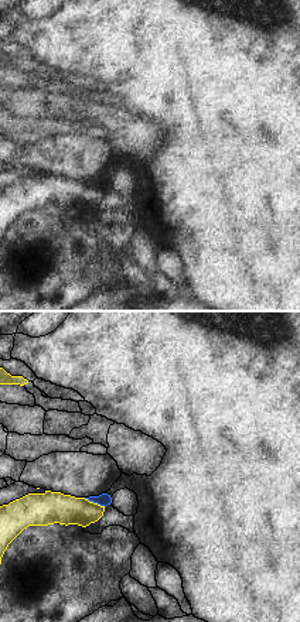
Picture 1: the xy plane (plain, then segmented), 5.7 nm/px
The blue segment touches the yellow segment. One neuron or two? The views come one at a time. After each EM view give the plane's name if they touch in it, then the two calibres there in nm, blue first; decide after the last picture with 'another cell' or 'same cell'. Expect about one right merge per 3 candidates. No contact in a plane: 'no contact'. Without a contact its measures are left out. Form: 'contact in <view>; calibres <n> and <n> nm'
contact in xy; calibres 70 and 180 nm

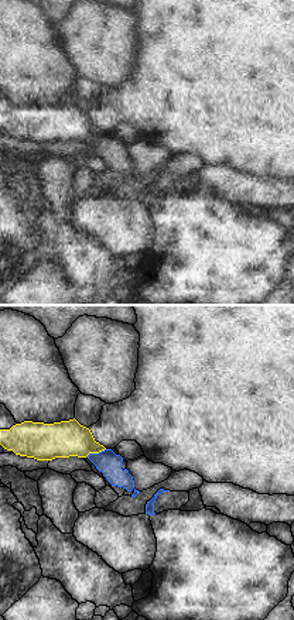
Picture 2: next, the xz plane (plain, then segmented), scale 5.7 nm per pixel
contact in xz; calibres 140 and 200 nm

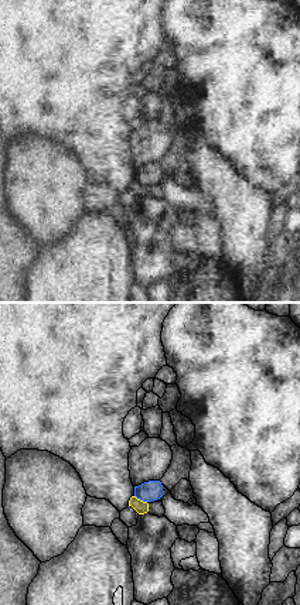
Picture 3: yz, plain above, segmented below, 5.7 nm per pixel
contact in yz; calibres 110 and 70 nm

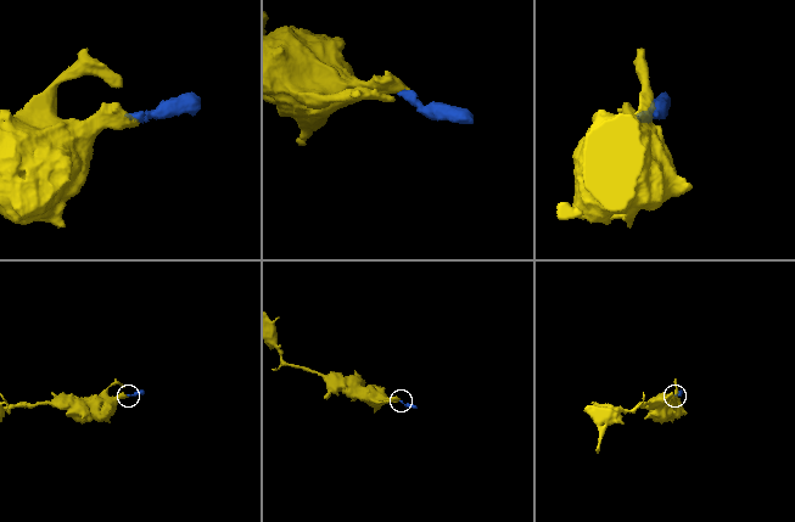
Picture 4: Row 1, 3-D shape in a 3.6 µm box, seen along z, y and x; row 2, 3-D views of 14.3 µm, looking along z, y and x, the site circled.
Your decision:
another cell

